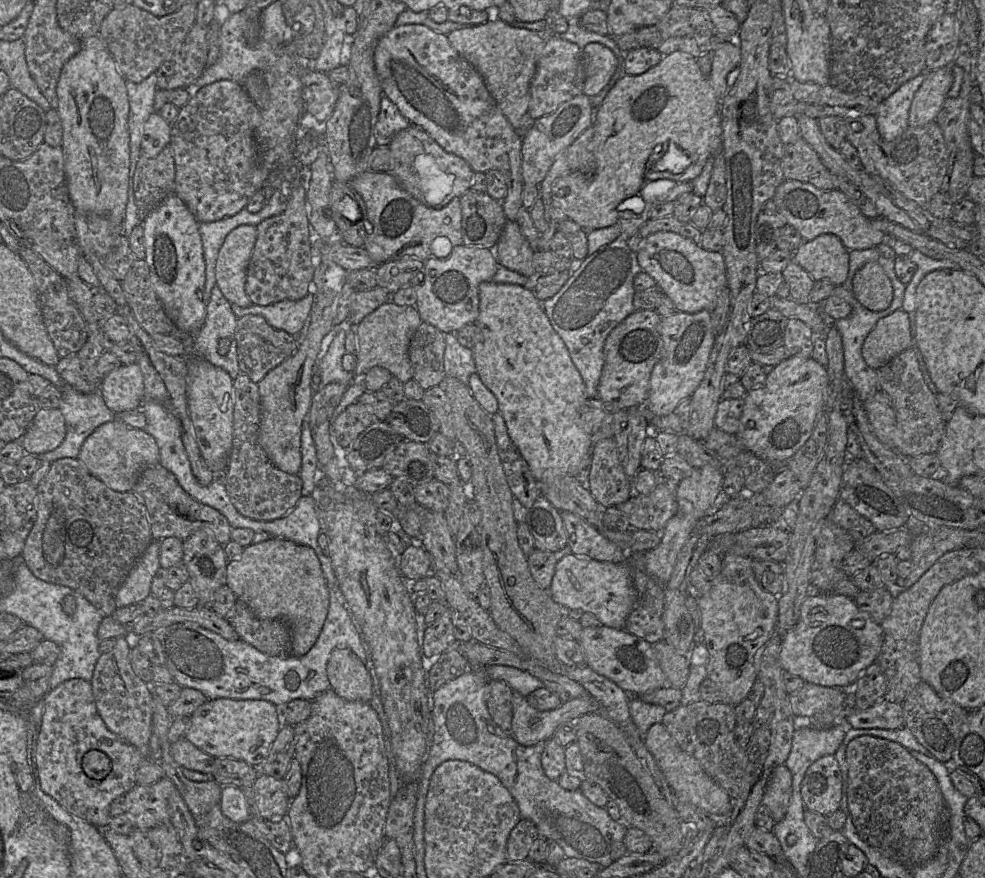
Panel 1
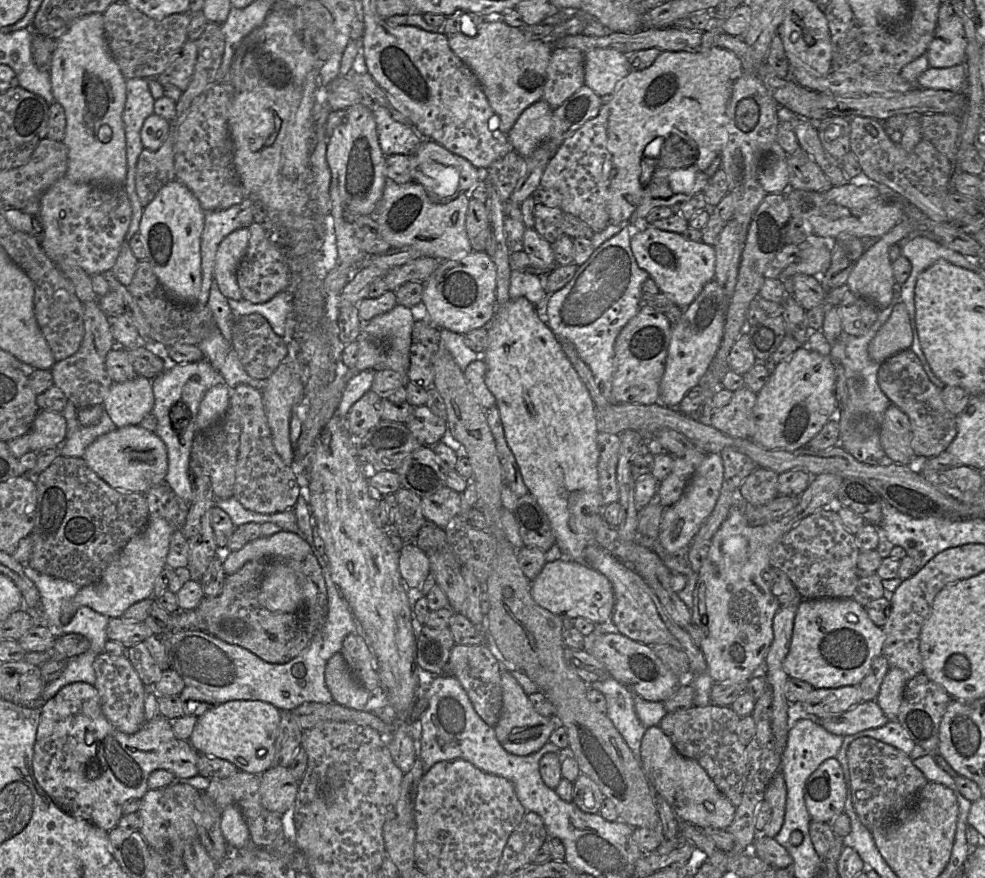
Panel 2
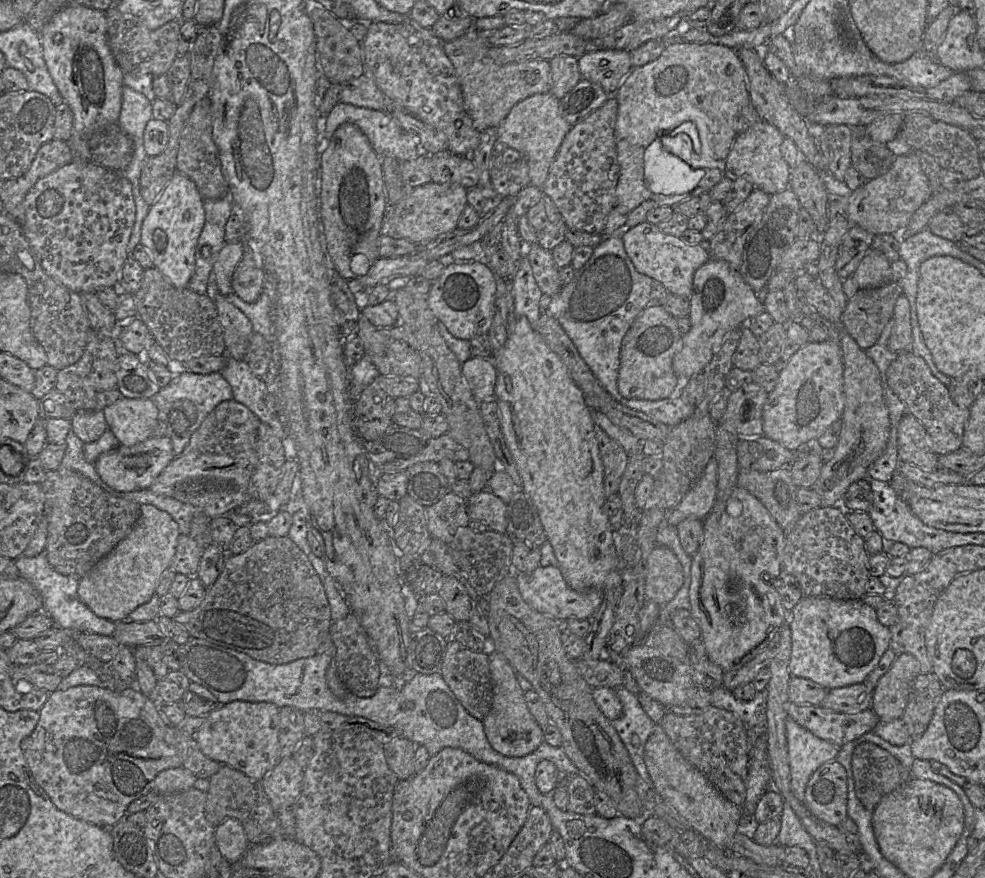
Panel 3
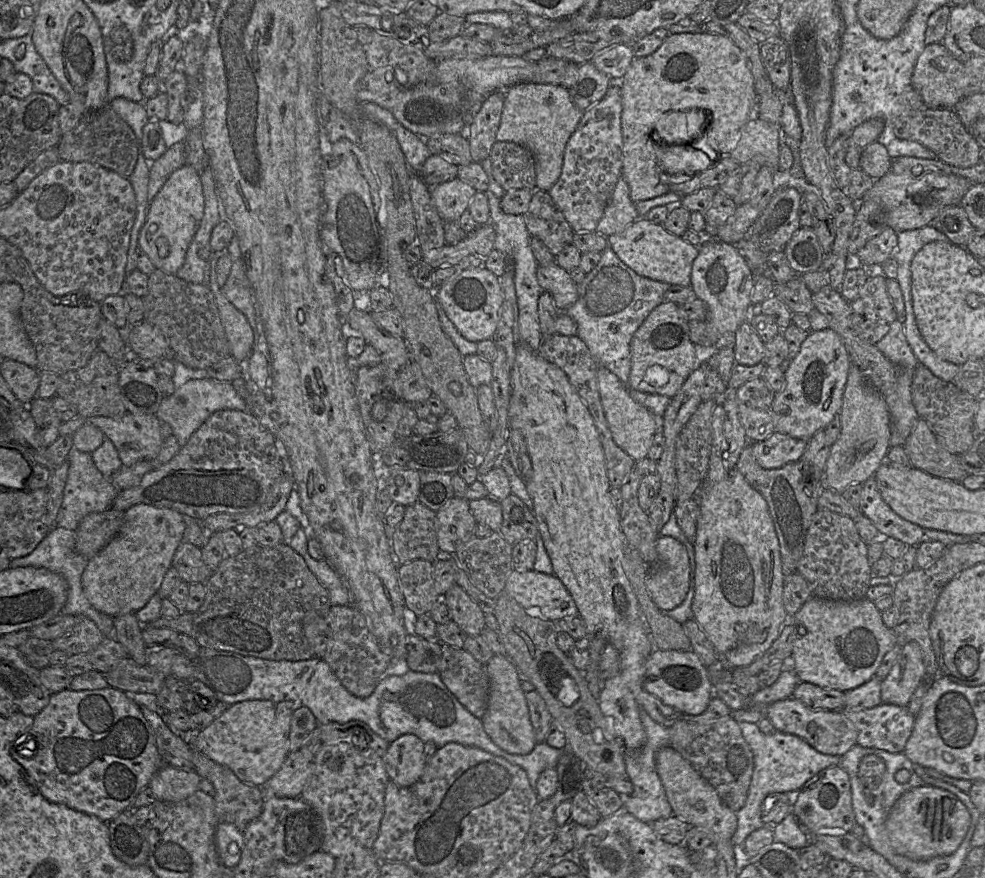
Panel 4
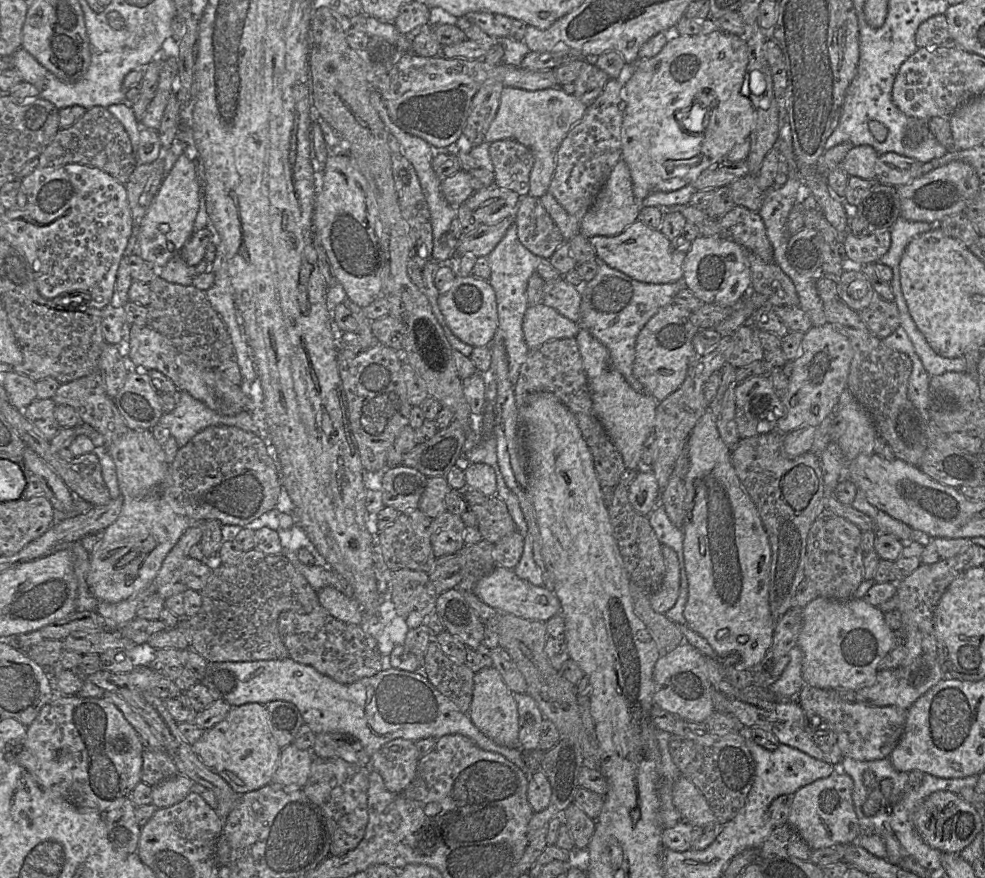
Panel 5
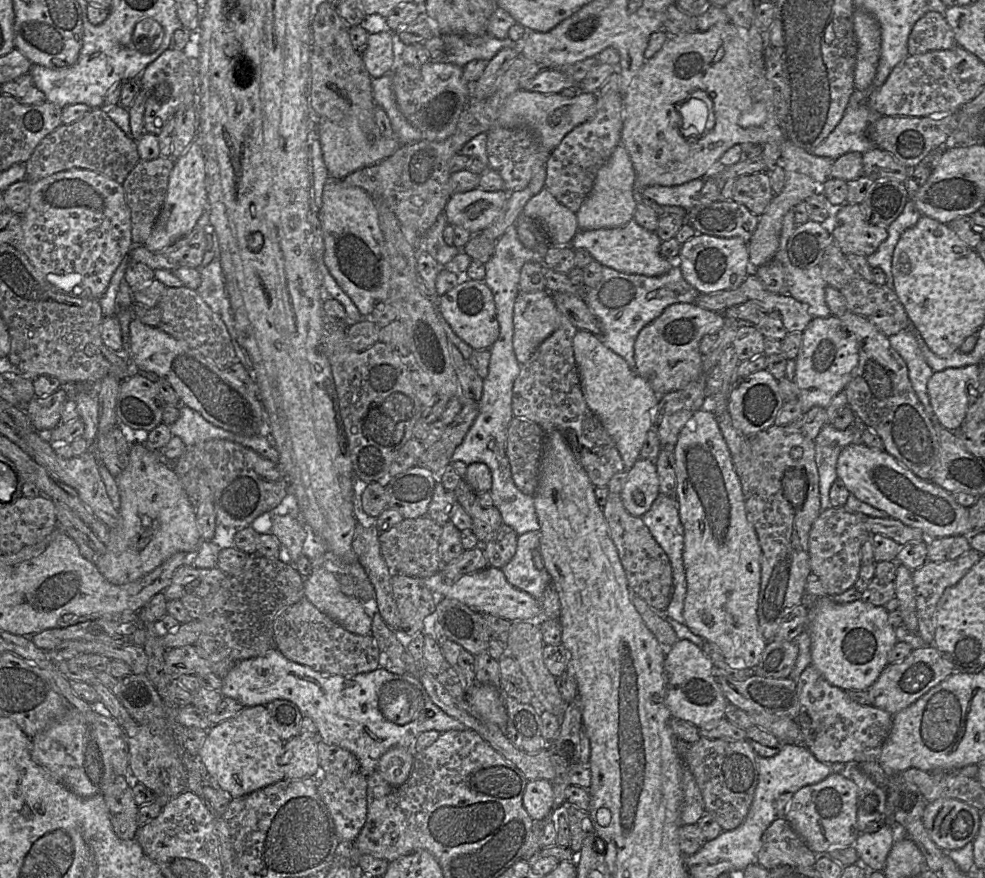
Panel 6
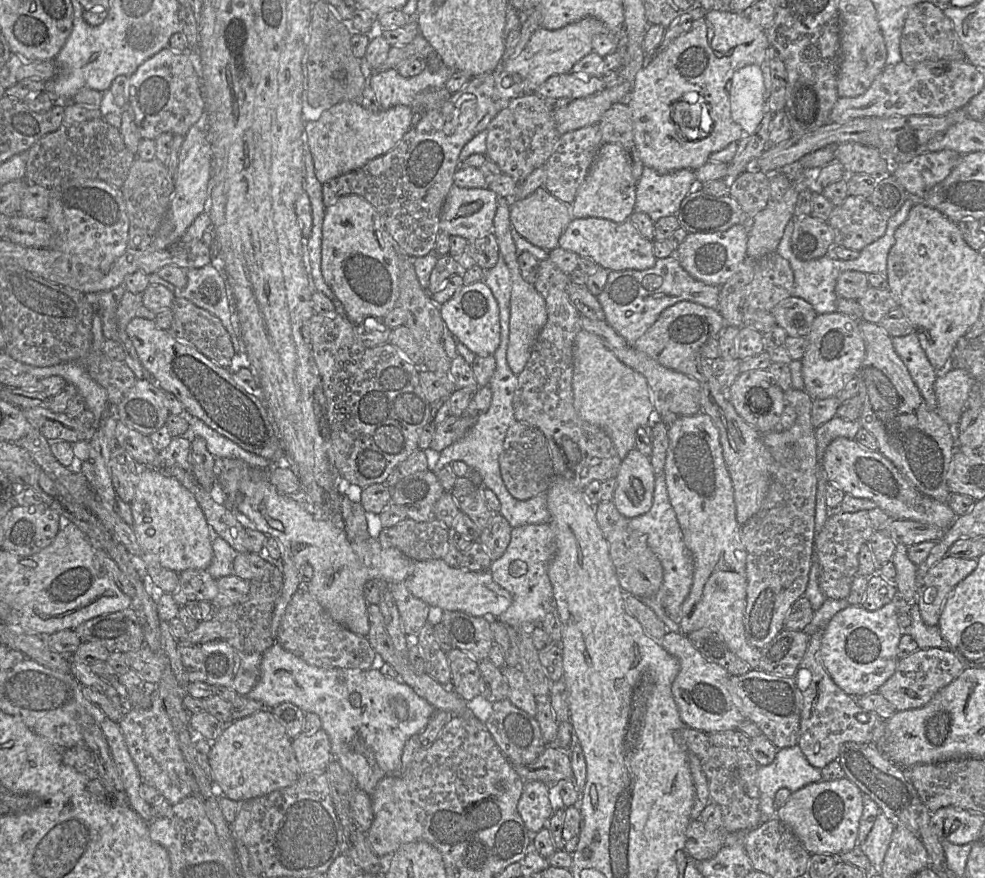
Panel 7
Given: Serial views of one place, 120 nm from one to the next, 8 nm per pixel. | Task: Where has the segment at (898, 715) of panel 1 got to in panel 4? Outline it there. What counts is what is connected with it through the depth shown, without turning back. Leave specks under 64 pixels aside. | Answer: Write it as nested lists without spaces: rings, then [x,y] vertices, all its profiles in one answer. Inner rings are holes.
[[[790,697],[768,705],[765,717],[775,730],[801,737],[823,754],[841,757],[857,744],[857,730],[841,710],[811,710],[801,701]]]

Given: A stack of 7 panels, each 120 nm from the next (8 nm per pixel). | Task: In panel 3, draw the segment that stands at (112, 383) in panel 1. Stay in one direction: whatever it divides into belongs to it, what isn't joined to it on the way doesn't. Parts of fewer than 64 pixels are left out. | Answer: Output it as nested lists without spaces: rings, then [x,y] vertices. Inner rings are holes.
[[[121,397],[103,411],[108,428],[123,446],[133,446],[152,437],[158,423],[158,408],[152,398]]]

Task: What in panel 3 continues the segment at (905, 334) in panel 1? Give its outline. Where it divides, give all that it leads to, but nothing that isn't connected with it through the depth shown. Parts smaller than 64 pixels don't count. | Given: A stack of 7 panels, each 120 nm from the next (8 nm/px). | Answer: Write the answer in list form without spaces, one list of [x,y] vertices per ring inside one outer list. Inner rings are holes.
[[[901,294],[896,300],[893,318],[895,324],[888,340],[889,349],[895,352],[911,351],[910,304],[904,294]]]

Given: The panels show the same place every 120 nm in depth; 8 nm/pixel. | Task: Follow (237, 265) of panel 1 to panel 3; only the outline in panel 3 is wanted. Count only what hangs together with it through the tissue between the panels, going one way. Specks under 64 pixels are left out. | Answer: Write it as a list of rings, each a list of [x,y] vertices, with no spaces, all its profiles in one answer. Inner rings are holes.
[[[244,240],[229,242],[219,252],[213,267],[220,294],[227,296],[234,292],[232,277],[244,254]]]

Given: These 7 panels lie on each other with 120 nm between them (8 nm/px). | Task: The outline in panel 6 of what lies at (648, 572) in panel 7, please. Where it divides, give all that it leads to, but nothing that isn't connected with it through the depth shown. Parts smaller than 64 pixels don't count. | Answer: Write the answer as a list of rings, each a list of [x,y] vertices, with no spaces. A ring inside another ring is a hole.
[[[610,493],[602,509],[629,588],[654,611],[665,611],[672,593],[672,567],[667,554],[653,538],[641,517],[633,516],[625,509],[620,494]]]

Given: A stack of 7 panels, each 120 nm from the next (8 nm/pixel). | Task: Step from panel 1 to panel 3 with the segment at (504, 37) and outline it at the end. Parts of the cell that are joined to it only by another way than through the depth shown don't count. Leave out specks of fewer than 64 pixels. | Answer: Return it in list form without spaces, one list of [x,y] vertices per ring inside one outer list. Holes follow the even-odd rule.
[[[473,28],[464,35],[443,43],[461,86],[465,110],[479,132],[489,127],[498,128],[518,102],[534,94],[550,92],[550,61],[533,59],[497,64],[487,55],[490,34],[491,30]]]

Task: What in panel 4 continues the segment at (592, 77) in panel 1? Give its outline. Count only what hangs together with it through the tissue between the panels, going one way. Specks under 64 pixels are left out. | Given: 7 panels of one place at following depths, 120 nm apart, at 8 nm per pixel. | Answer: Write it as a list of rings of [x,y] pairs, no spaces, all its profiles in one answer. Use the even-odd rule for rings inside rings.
[[[618,44],[600,52],[590,62],[610,79],[621,80],[633,60],[633,46]]]

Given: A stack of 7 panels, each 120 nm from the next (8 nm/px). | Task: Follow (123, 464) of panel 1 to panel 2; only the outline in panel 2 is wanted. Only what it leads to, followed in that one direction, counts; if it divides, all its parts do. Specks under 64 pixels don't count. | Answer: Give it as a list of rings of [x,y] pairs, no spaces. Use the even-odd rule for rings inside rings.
[[[127,425],[99,436],[91,443],[83,456],[88,466],[111,487],[122,492],[145,494],[150,488],[165,482],[168,470],[167,449],[161,438],[139,425]]]

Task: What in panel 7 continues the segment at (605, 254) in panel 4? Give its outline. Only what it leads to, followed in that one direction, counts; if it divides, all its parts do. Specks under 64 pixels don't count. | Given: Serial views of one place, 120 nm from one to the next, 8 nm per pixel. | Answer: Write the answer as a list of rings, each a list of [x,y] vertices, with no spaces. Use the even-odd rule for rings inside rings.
[[[673,254],[657,259],[653,267],[645,270],[609,271],[606,285],[596,298],[604,311],[605,321],[633,346],[660,314],[677,302],[690,301],[717,309],[720,287],[694,279]]]

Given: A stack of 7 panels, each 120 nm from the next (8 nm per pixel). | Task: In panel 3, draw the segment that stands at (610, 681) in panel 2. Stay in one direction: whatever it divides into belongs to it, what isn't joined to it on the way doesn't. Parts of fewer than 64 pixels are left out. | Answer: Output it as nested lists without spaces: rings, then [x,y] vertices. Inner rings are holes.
[[[625,687],[613,689],[620,699],[622,714],[618,719],[611,721],[612,725],[626,747],[639,777],[648,785],[653,785],[644,763],[644,747],[655,723],[644,711],[635,694]]]

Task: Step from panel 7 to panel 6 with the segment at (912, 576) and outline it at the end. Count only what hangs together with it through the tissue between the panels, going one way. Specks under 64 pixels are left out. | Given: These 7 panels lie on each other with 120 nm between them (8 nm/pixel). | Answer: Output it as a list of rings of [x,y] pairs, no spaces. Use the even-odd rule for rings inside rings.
[[[897,564],[894,580],[895,597],[899,601],[898,610],[901,611],[903,625],[911,632],[918,633],[916,615],[916,593],[912,578],[912,571],[902,564]]]

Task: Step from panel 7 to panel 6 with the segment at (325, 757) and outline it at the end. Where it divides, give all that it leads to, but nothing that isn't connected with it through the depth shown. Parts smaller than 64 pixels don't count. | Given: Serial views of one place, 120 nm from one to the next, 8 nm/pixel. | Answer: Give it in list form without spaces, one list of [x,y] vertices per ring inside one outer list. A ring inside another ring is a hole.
[[[298,735],[285,741],[278,759],[285,773],[285,779],[303,779],[313,777],[317,773],[320,768],[318,758],[320,741],[318,735]]]

